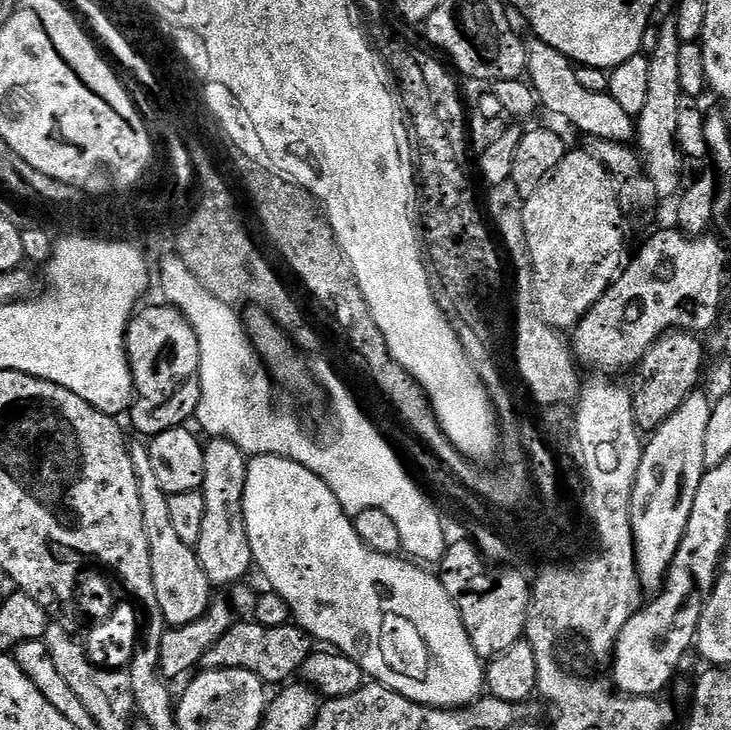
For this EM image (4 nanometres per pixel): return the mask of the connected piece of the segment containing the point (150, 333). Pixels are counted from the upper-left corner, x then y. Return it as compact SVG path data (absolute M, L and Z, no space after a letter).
M163 307L137 311L124 335L134 385L130 417L144 438L187 425L195 417L200 397L198 338L178 309Z

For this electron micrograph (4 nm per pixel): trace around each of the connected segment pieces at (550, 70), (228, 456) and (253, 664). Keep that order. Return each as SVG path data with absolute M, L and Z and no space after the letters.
M532 38L527 41L527 45L526 76L543 111L553 112L554 115L569 120L578 131L592 136L593 141L613 140L619 144L628 144L633 139L634 117L626 114L626 110L622 110L622 106L618 106L618 102L614 102L612 96L607 92L585 90L578 82L576 68L570 63L568 57L551 48L546 42Z
M209 439L204 444L206 474L203 494L206 498L206 514L202 517L202 535L195 544L196 557L206 570L206 578L217 589L236 584L248 571L253 571L250 538L244 521L244 491L249 457L234 442Z
M236 622L226 634L222 634L222 638L218 638L218 642L212 644L212 649L204 655L202 664L208 670L241 668L263 680L265 685L280 686L291 681L295 677L292 675L307 665L308 657L314 652L312 647L314 647L312 637L292 622L273 628L255 622L249 624Z

